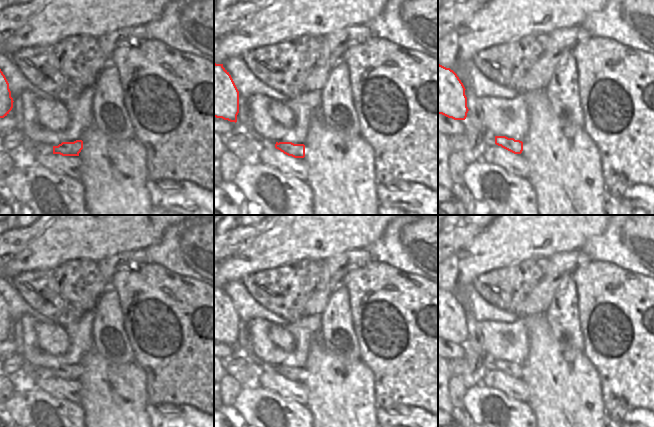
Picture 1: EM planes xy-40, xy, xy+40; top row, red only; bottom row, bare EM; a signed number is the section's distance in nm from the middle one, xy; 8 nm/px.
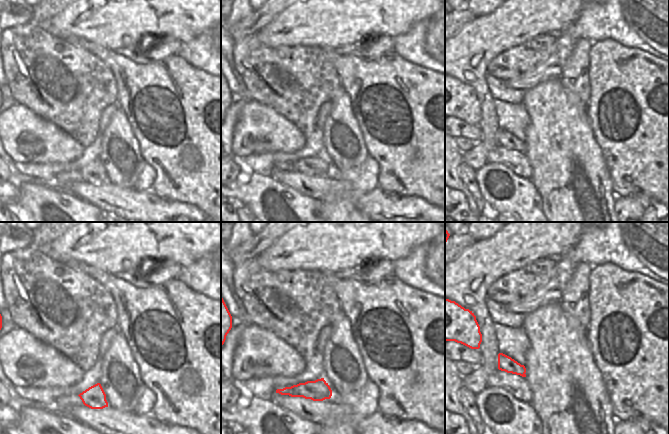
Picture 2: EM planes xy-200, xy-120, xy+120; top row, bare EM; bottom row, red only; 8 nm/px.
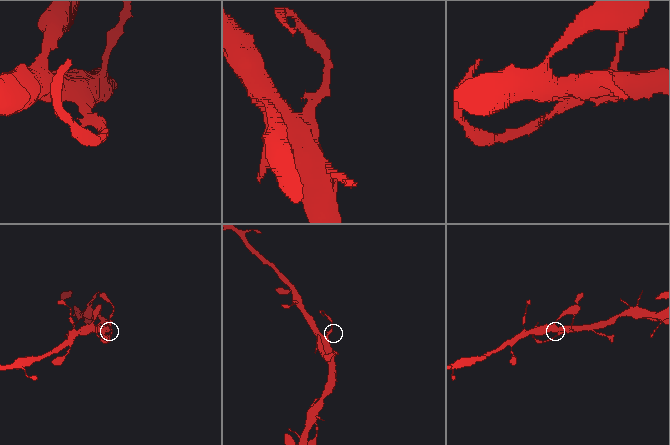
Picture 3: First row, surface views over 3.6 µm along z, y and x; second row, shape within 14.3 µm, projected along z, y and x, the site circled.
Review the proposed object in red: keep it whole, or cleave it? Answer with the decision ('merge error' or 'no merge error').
merge error

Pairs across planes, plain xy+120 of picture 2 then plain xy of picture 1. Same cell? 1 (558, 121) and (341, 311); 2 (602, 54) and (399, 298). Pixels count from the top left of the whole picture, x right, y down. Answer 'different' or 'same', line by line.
1: different
2: same

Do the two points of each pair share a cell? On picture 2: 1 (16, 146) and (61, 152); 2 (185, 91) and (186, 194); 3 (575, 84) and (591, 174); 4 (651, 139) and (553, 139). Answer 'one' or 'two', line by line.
1: one
2: one
3: two
4: two

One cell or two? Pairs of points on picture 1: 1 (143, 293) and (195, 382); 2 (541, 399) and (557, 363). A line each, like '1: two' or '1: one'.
1: one
2: one

